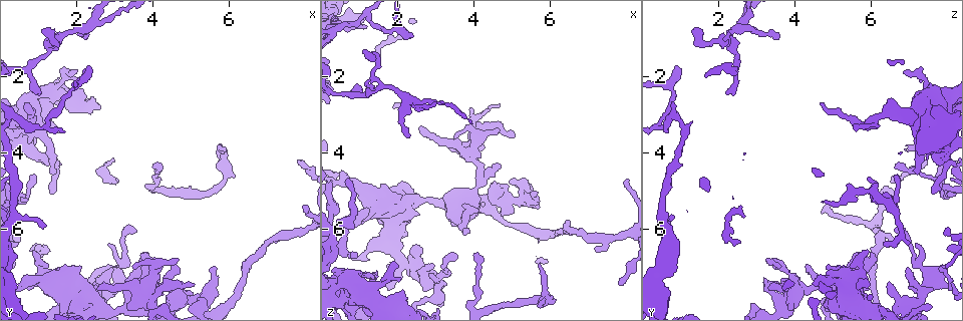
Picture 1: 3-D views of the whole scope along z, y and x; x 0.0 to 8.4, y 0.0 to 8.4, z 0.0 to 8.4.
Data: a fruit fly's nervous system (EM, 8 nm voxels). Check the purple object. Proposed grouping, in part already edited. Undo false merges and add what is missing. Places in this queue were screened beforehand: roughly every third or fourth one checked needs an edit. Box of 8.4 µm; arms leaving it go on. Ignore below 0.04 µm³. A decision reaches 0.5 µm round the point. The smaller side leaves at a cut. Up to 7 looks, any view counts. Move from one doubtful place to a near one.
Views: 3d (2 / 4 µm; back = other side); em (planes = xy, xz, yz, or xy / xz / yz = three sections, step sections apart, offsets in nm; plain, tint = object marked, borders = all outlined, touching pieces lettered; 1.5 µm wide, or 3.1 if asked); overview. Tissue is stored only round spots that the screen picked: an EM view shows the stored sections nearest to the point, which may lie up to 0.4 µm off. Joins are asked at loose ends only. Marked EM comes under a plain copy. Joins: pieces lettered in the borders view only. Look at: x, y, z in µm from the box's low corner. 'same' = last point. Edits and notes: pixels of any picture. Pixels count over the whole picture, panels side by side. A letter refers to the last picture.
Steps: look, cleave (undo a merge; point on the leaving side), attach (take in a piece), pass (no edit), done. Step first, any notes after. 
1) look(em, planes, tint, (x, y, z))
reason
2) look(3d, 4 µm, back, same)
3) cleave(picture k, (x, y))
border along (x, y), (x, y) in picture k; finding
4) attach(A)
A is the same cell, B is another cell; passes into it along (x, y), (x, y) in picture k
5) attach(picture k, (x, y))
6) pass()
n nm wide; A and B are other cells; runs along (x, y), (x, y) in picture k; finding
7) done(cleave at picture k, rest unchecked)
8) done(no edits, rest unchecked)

look(3d, 4 µm, (2.30, 1.80, 0.85))
an open end

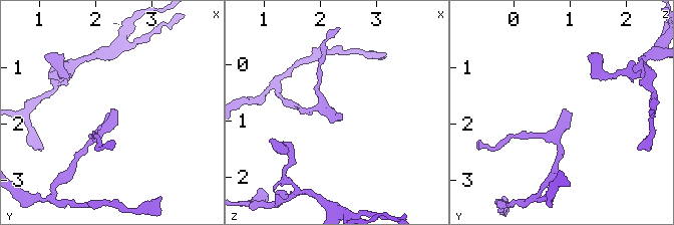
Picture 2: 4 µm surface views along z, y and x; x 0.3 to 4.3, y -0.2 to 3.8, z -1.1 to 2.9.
look(em, xy, step 4, borders, (2.35, 1.75, 0.85))
shape alone is not enough

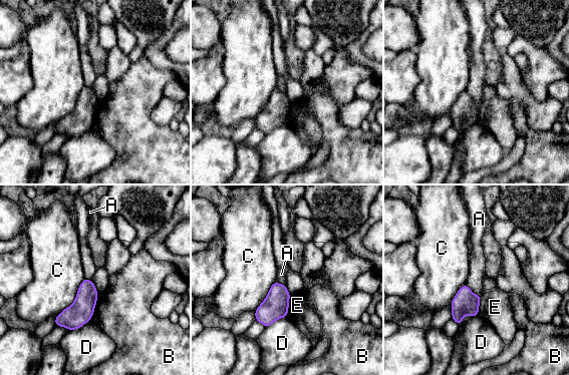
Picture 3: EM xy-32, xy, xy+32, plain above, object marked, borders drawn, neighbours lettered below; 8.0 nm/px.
pass()
A, B, C, D and E are other cells; border along (98, 293), (90, 320) in picture 3; none of them fits

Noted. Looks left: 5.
look(em, planes, tint, (2.30, 0.95, 3.60))
an open end

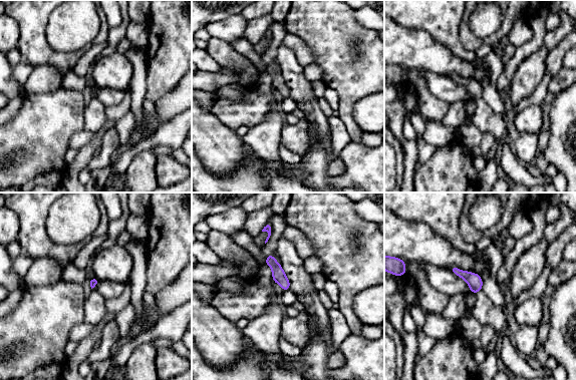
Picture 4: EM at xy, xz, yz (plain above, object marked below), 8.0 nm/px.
look(em, planes, borders, same)
see the neighbours

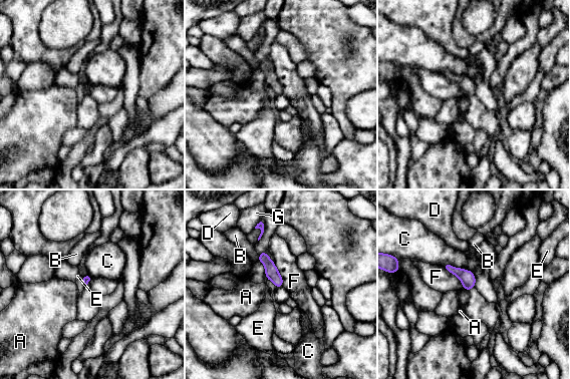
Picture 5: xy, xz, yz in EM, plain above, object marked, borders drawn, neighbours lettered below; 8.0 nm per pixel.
pass()
A, B, C, D, E, F and G are other cells; border along (270, 258), (282, 278), (283, 286) in picture 5; no lettered piece goes on from it

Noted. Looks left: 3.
look(em, planes, borders, (3.90, 6.70, 6.05))
free end

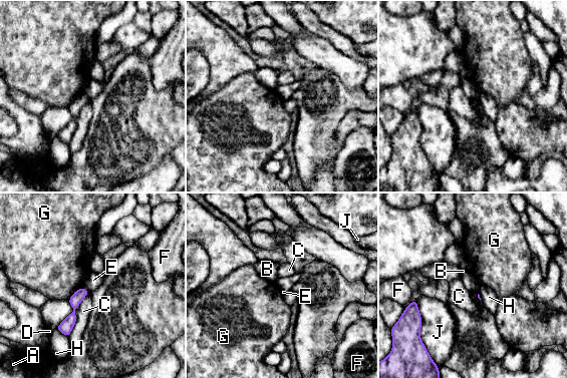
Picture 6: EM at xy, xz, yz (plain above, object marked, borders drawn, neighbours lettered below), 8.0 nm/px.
pass()
J touches over 420 nm; A, B, C, D, E, F, G, H and J are other cells; border along (89, 292), (75, 310), (68, 337) in picture 6; no lettered piece goes on from it

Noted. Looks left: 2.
done(no edits, rest unchecked)

